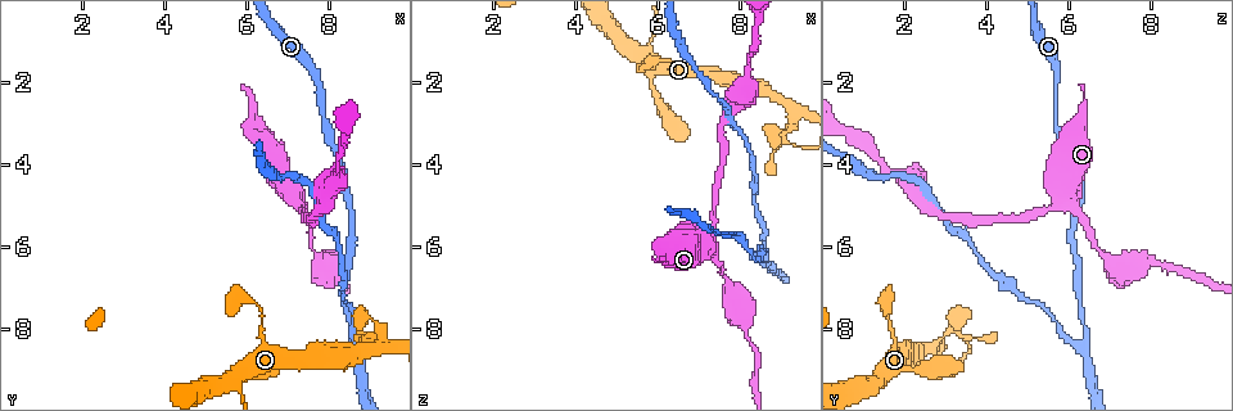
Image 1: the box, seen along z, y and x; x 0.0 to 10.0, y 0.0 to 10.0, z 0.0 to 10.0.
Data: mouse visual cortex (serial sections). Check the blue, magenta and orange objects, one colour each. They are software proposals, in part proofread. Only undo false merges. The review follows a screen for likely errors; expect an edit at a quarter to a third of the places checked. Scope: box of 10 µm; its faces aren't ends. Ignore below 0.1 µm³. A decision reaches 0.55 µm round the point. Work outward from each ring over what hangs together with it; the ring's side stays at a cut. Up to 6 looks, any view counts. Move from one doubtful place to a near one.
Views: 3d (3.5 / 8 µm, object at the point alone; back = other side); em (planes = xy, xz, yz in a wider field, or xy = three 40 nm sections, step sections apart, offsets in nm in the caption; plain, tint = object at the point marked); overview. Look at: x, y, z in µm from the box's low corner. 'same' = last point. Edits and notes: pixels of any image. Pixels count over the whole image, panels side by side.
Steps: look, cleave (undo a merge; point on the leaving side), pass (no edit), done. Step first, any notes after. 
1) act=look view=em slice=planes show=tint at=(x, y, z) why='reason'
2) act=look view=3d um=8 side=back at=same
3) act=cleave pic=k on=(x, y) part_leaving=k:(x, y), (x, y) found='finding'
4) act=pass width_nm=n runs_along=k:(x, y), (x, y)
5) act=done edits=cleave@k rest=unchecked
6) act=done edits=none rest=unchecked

act=look view=3d um=8 at=(7.20, 4.95, 5.85) why='a fork'

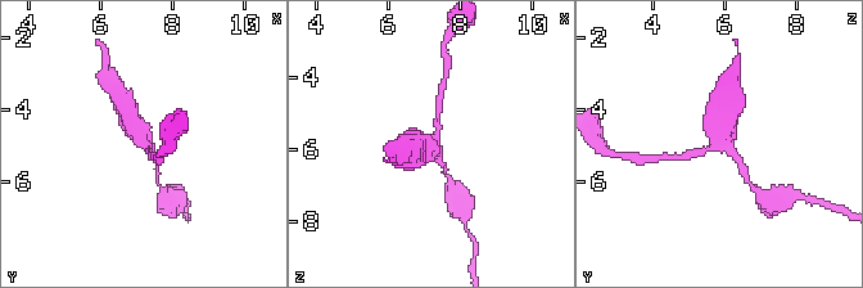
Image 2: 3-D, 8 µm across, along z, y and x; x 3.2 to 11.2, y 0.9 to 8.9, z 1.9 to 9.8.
act=look view=3d um=3.5 at=same

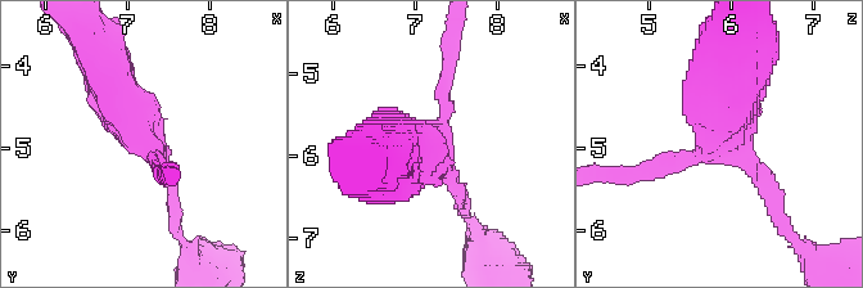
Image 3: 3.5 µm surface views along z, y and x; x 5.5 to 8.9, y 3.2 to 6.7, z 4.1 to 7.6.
act=pass arm_widths_nm=150,200,500 runs_along=3:(759, 46), (717, 138), (671, 169) found='continuous, no second cell'

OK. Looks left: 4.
act=look view=3d um=3.5 at=(8.60, 8.40, 6.35) why='two arms in line, one across'

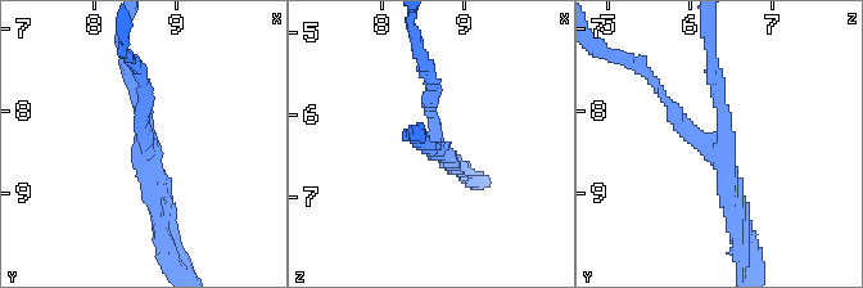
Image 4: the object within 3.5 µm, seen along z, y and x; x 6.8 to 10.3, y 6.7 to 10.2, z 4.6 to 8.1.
act=look view=em slice=xy step=5 show=tint at=(8.60, 8.40, 6.35) arms=3 arm_widths_nm=150,150,200

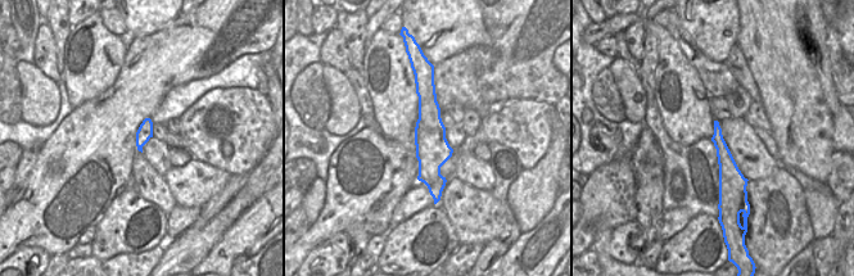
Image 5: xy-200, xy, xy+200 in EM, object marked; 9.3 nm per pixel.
act=pass runs_along=5:(420, 82), (429, 109), (435, 193) found='one cell here'

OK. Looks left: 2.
act=look view=3d um=3.5 at=(9.30, 8.40, 2.70) why='two arms in line, one across'

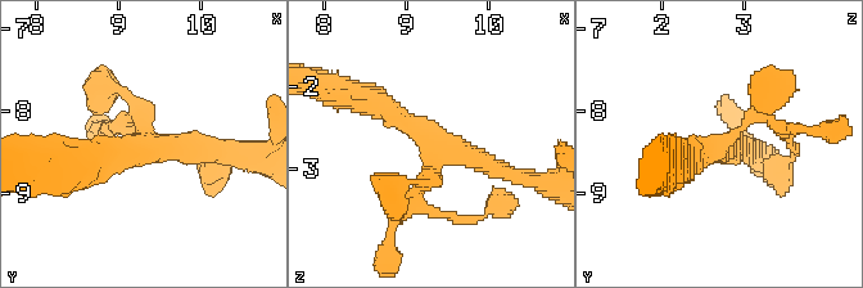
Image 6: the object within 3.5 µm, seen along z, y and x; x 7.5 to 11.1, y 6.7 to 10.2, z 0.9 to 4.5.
act=pass found='all the same cell'

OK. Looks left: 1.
act=done edits=none rest=unchecked

